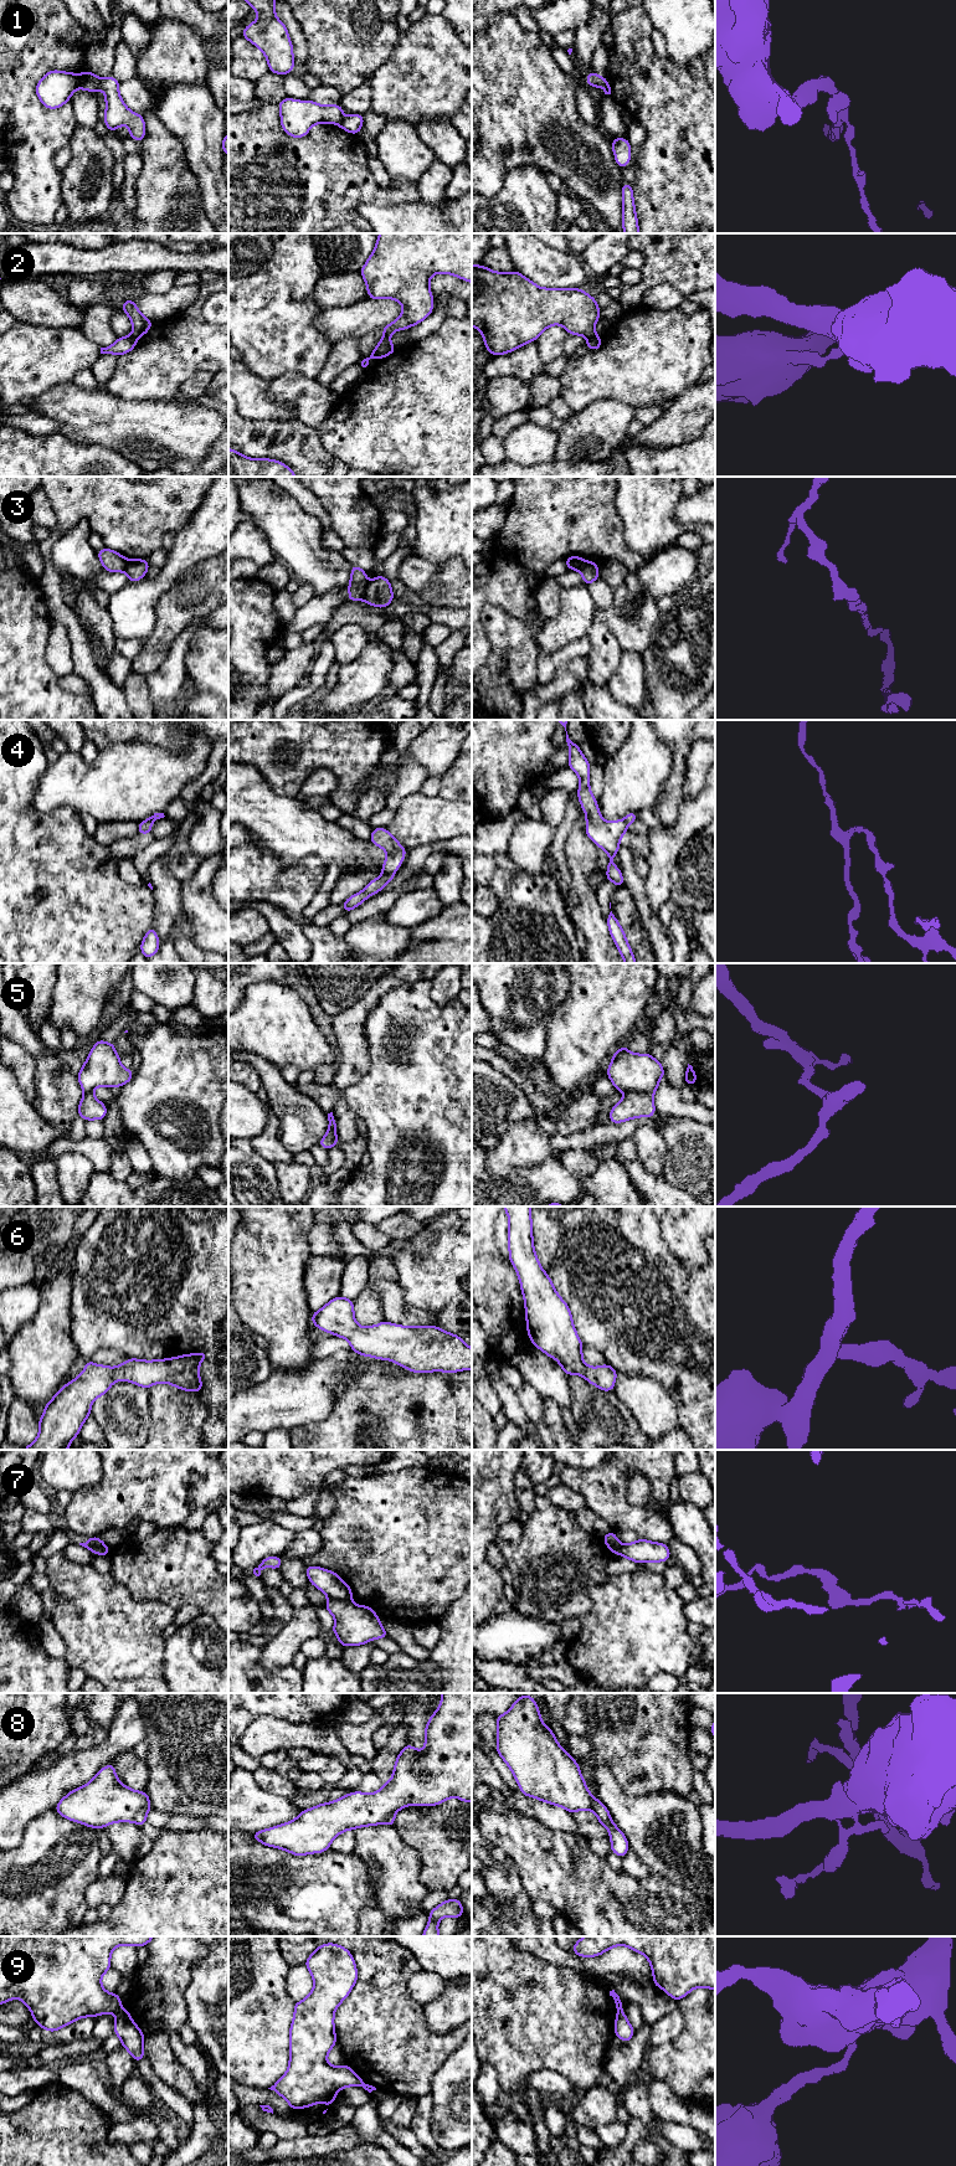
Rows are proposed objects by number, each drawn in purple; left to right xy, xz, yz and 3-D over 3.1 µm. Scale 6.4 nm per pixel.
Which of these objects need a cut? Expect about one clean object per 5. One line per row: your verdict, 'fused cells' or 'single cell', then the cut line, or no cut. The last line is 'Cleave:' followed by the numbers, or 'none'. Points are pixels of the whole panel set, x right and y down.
1: fused cells; cut xy (99, 78), (96, 87)
2: fused cells; cut yz (596, 337), (587, 339)
3: fused cells; cut xz (368, 582), (361, 598)
4: fused cells; cut xz (383, 871), (394, 873)
5: fused cells; cut yz (627, 1091), (646, 1092), (652, 1096)
6: single cell; cut none
7: fused cells; cut xz (329, 1596), (350, 1599)
8: fused cells; cut xy (149, 1804), (138, 1812), (133, 1821)
9: fused cells; cut xy (121, 2007), (117, 2012)
Cleave: 1, 2, 3, 4, 5, 7, 8, 9

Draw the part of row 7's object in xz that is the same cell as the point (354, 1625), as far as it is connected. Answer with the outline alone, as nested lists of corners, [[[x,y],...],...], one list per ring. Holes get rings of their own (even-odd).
[[[328,1599],[325,1609],[334,1616],[331,1630],[343,1647],[360,1646],[375,1638],[387,1638],[379,1616],[366,1605],[356,1606],[351,1599]]]

